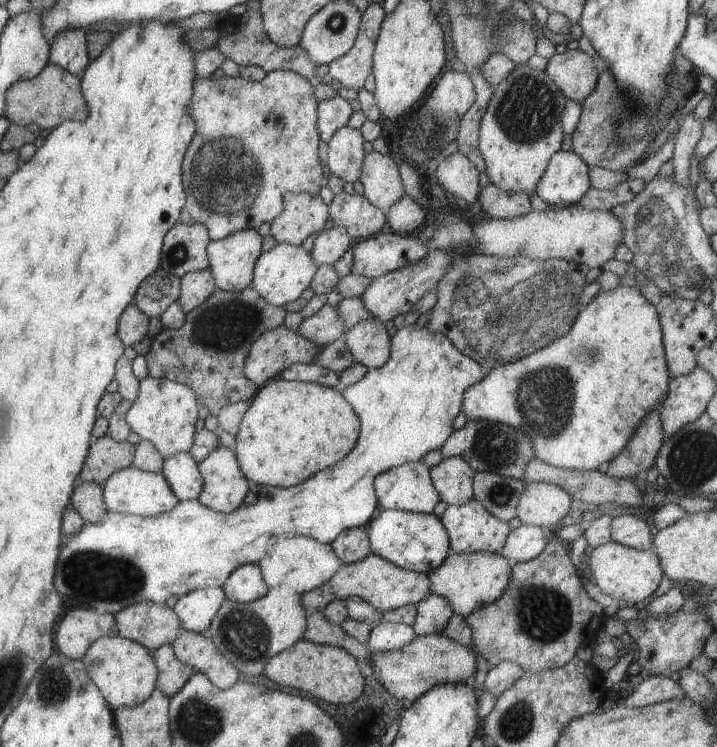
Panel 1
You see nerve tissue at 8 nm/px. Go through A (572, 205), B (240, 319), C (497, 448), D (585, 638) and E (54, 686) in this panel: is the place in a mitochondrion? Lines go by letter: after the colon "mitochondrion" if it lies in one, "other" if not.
A: other
B: mitochondrion
C: mitochondrion
D: mitochondrion
E: mitochondrion

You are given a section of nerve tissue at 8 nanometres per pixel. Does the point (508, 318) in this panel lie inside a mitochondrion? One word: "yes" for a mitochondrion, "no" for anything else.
yes

